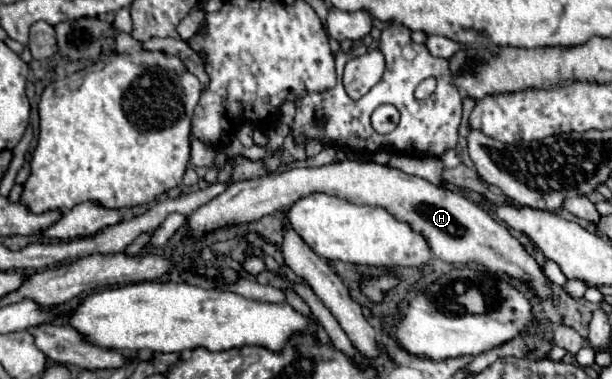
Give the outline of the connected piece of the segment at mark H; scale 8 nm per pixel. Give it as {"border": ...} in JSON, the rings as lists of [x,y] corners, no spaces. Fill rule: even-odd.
{"border":[[[347,160],[347,162],[335,162],[335,164],[319,166],[319,168],[293,168],[277,176],[257,176],[251,180],[233,182],[223,194],[213,198],[213,202],[189,214],[189,228],[193,236],[201,236],[205,232],[211,232],[223,226],[255,222],[315,192],[331,194],[331,196],[357,202],[357,204],[385,206],[395,218],[401,218],[403,222],[409,222],[415,230],[421,230],[433,254],[441,258],[443,262],[461,264],[461,266],[475,262],[475,264],[485,266],[489,272],[505,272],[513,278],[521,278],[529,282],[531,288],[537,290],[541,298],[549,298],[551,294],[545,282],[545,274],[537,266],[537,262],[509,234],[509,230],[501,226],[501,222],[493,220],[475,202],[447,188],[433,186],[431,182],[425,182],[423,178],[405,174],[389,166],[379,166],[375,162],[359,164],[359,162]]]}

